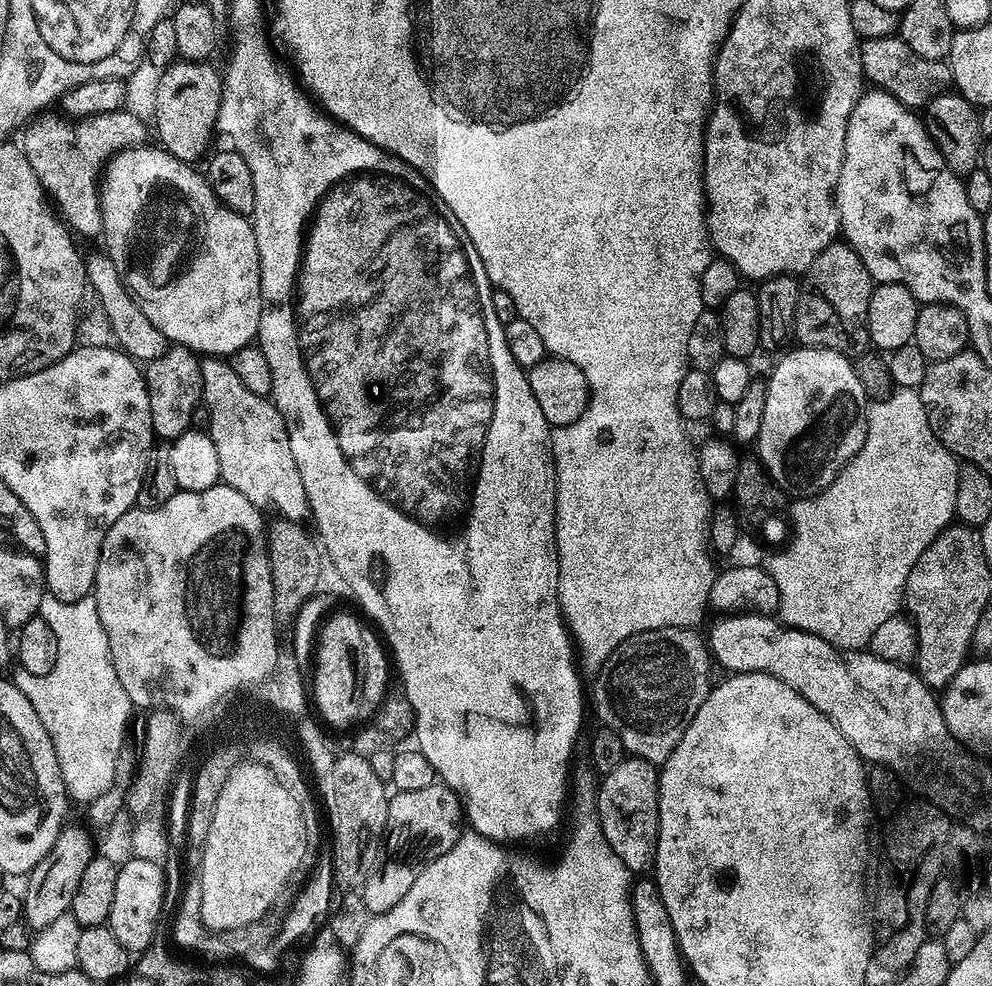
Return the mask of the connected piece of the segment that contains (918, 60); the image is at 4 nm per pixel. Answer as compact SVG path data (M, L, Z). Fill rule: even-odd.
M899 35L863 41L860 61L864 79L869 85L890 93L898 102L913 110L923 109L952 84L952 71L945 61L922 58Z

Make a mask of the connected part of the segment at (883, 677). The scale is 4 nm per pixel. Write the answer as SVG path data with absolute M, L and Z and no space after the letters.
M755 612L721 615L712 624L712 629L706 632L706 643L714 657L715 663L729 668L729 673L761 672L770 674L786 686L790 686L810 706L822 710L838 730L854 746L854 750L869 765L891 768L897 772L900 768L912 768L916 760L916 752L924 752L928 760L944 760L948 764L948 752L952 752L952 744L948 740L952 736L944 736L948 729L946 724L940 724L943 718L937 693L929 688L911 667L886 662L867 650L850 648L835 648L820 636L790 628L787 624L772 616L762 616Z

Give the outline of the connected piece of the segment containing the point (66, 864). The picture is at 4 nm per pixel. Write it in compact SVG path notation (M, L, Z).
M66 826L58 834L54 846L50 846L46 858L42 858L42 862L38 862L38 866L34 866L31 872L27 873L28 885L22 888L24 901L22 920L33 933L50 926L50 922L62 918L62 914L71 909L74 890L78 890L78 881L93 855L94 850L91 850L90 842L83 832L78 828Z

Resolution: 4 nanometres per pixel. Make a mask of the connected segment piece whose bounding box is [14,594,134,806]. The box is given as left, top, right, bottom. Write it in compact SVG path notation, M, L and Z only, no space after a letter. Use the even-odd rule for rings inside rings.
M45 594L38 615L44 619L46 626L50 626L54 638L58 638L58 659L54 662L54 670L45 676L26 674L24 668L17 667L14 682L18 690L30 698L34 714L42 718L42 726L46 726L46 734L50 734L50 742L54 742L54 754L62 770L62 782L68 791L69 801L76 803L77 800L81 806L87 806L92 800L98 799L102 792L113 791L116 759L124 748L124 735L128 732L128 719L134 713L134 706L126 690L122 690L122 682L118 682L118 670L114 670L112 665L110 646L106 630L102 630L102 618L98 618L95 595L89 594L74 602L62 602L62 598Z

